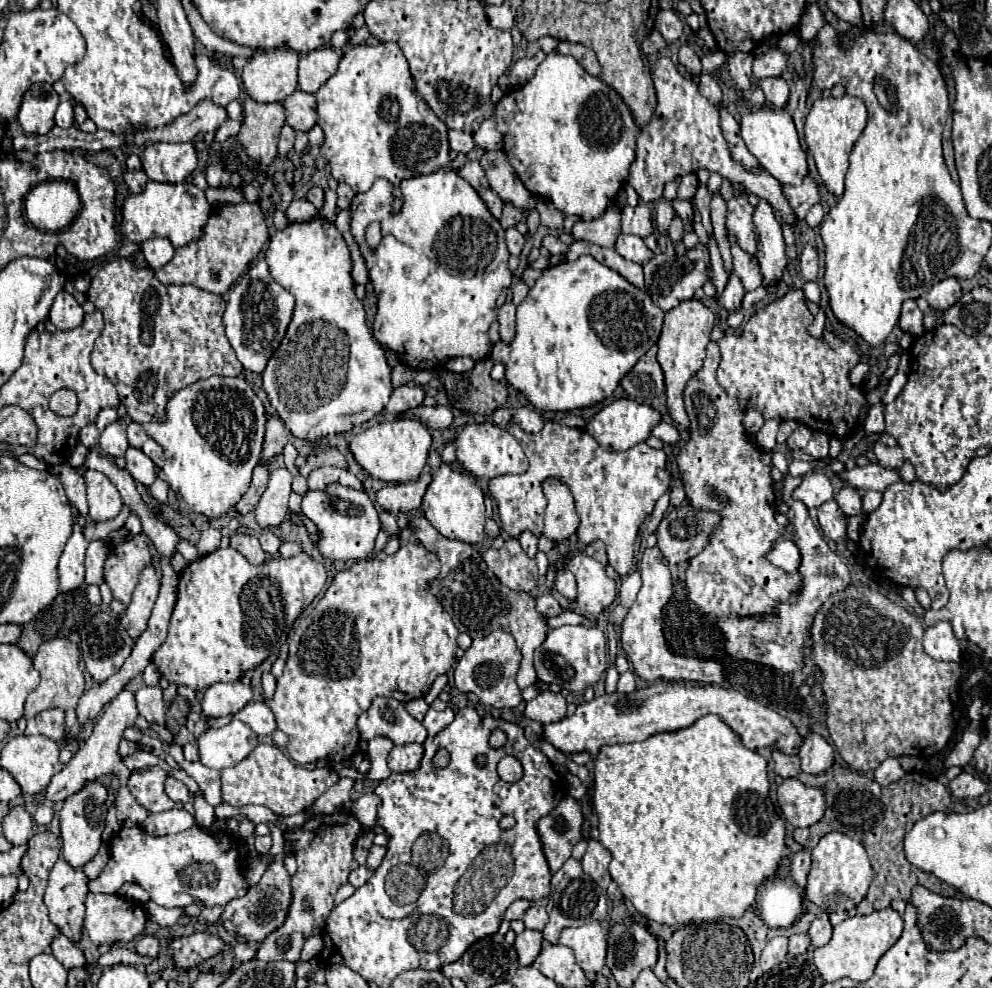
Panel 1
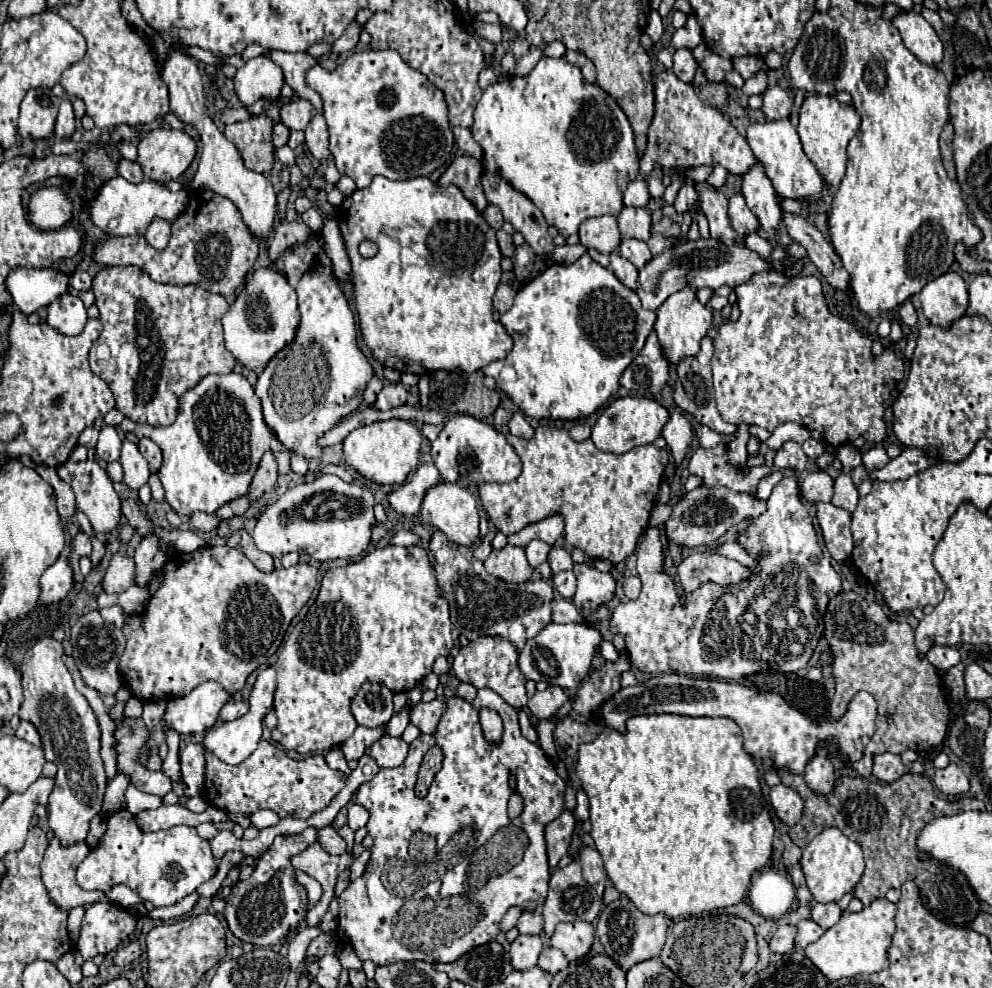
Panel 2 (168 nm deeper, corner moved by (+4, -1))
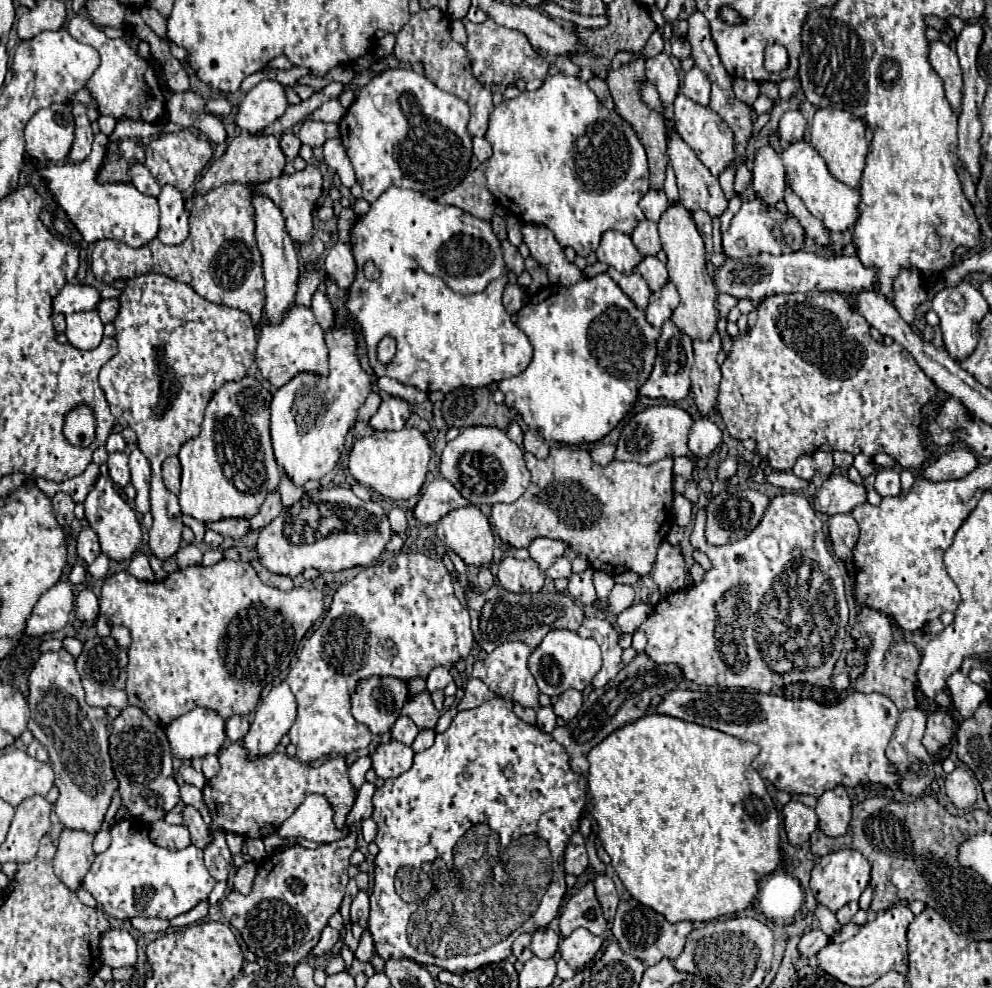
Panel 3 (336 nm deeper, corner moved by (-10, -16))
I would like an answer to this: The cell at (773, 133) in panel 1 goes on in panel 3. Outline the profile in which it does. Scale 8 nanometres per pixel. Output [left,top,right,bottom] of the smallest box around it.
[779,140,861,232]

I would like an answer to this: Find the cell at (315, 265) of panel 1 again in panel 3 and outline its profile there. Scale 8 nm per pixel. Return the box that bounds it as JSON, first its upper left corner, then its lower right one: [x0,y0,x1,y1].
[271,326,371,486]

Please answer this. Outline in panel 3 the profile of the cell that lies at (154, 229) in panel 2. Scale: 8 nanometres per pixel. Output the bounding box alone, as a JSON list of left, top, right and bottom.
[157,186,189,244]

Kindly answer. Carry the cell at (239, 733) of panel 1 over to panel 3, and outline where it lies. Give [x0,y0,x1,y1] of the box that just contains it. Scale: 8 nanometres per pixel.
[243,682,297,758]

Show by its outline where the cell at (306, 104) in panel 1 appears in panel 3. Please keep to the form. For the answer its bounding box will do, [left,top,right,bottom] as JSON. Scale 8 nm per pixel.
[299,120,339,148]

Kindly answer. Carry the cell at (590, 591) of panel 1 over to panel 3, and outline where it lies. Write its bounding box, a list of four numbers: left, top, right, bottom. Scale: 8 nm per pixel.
[609,584,635,614]

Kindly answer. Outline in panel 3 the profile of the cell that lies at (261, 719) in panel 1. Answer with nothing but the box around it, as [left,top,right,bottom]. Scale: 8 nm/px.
[225,716,249,742]

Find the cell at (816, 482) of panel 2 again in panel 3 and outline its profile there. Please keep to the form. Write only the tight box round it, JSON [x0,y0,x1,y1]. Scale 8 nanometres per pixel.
[813,474,867,514]

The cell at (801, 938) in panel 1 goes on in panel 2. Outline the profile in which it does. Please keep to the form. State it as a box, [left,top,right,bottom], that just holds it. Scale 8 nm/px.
[795,919,823,949]

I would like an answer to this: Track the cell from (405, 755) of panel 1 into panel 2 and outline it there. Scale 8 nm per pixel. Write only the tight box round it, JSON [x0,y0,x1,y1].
[367,735,409,767]

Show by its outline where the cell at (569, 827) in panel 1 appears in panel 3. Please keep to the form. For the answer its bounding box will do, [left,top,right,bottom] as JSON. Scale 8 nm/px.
[565,832,587,876]

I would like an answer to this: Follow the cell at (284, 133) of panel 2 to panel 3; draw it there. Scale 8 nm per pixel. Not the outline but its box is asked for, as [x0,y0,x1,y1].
[279,132,301,160]

